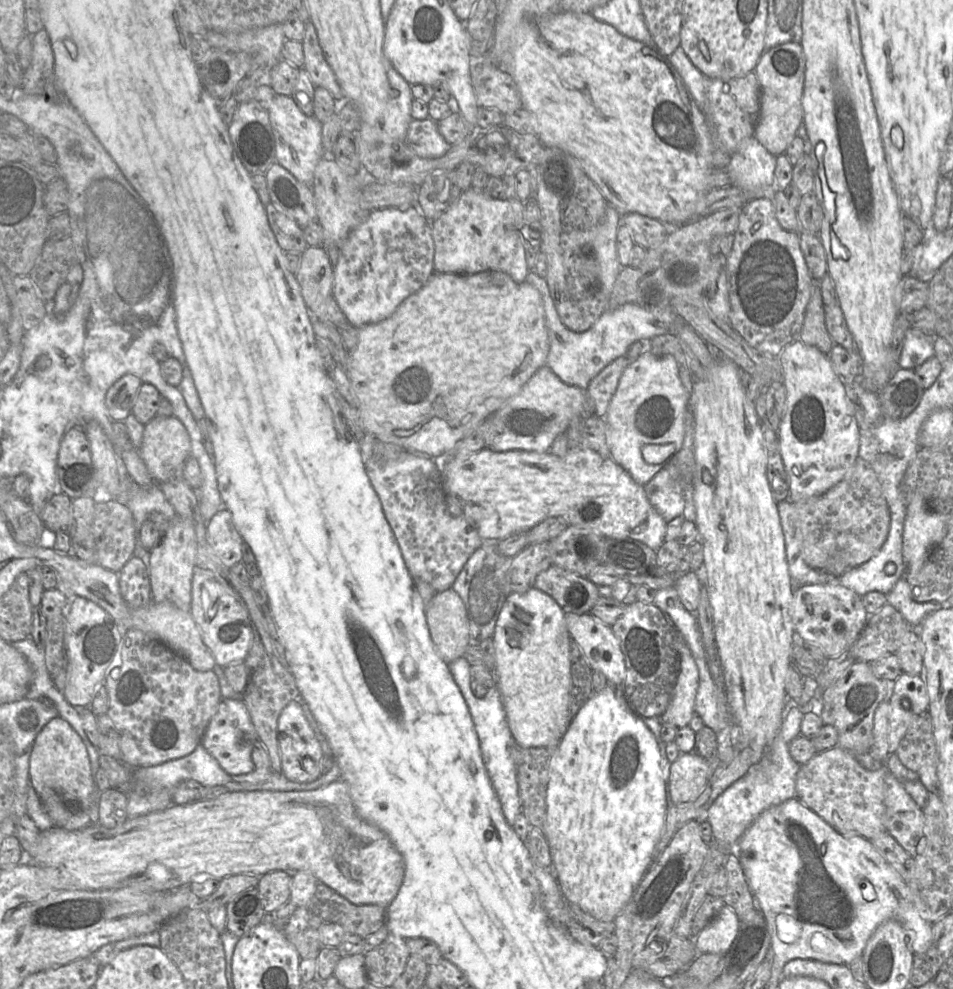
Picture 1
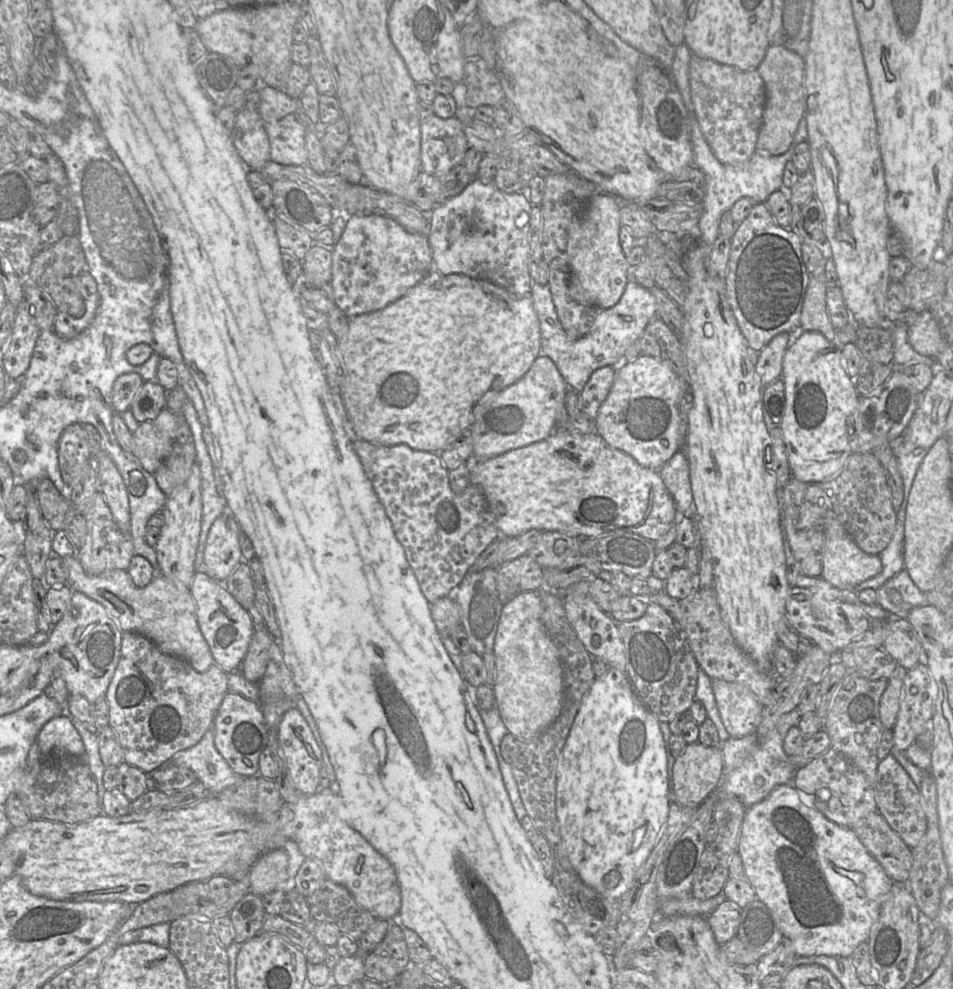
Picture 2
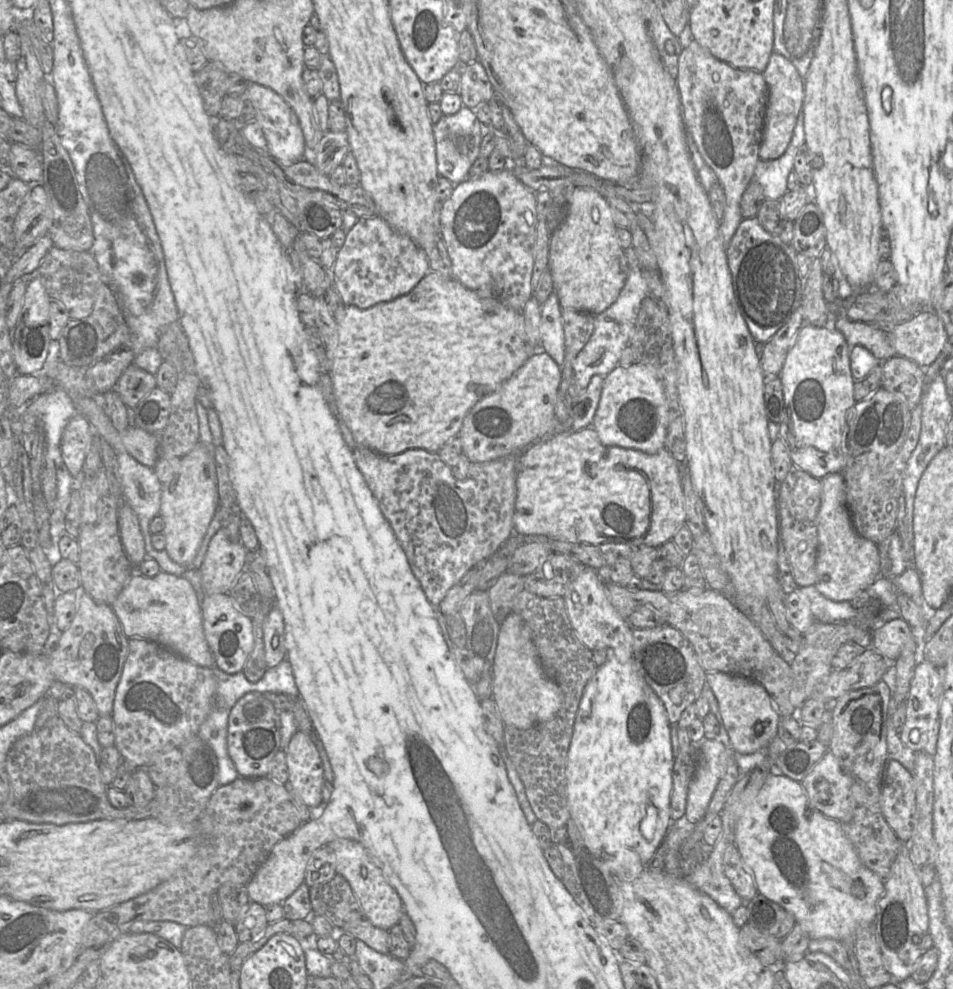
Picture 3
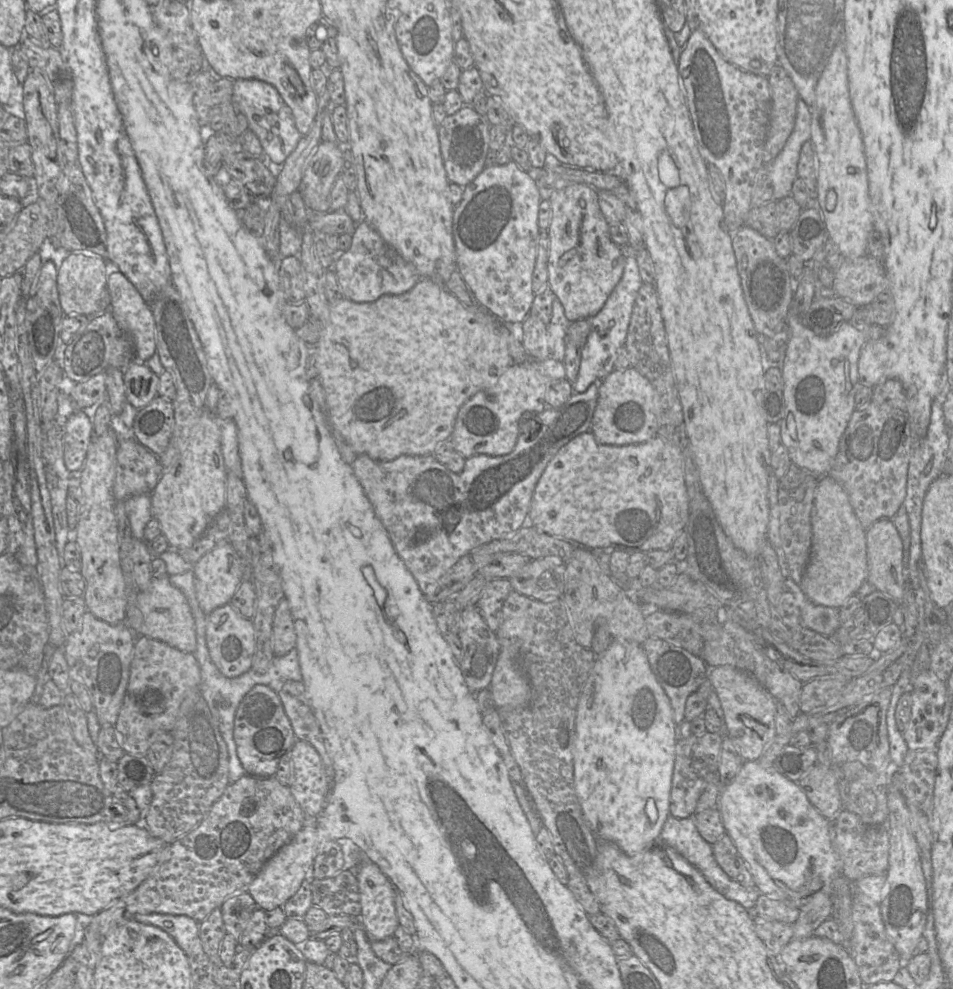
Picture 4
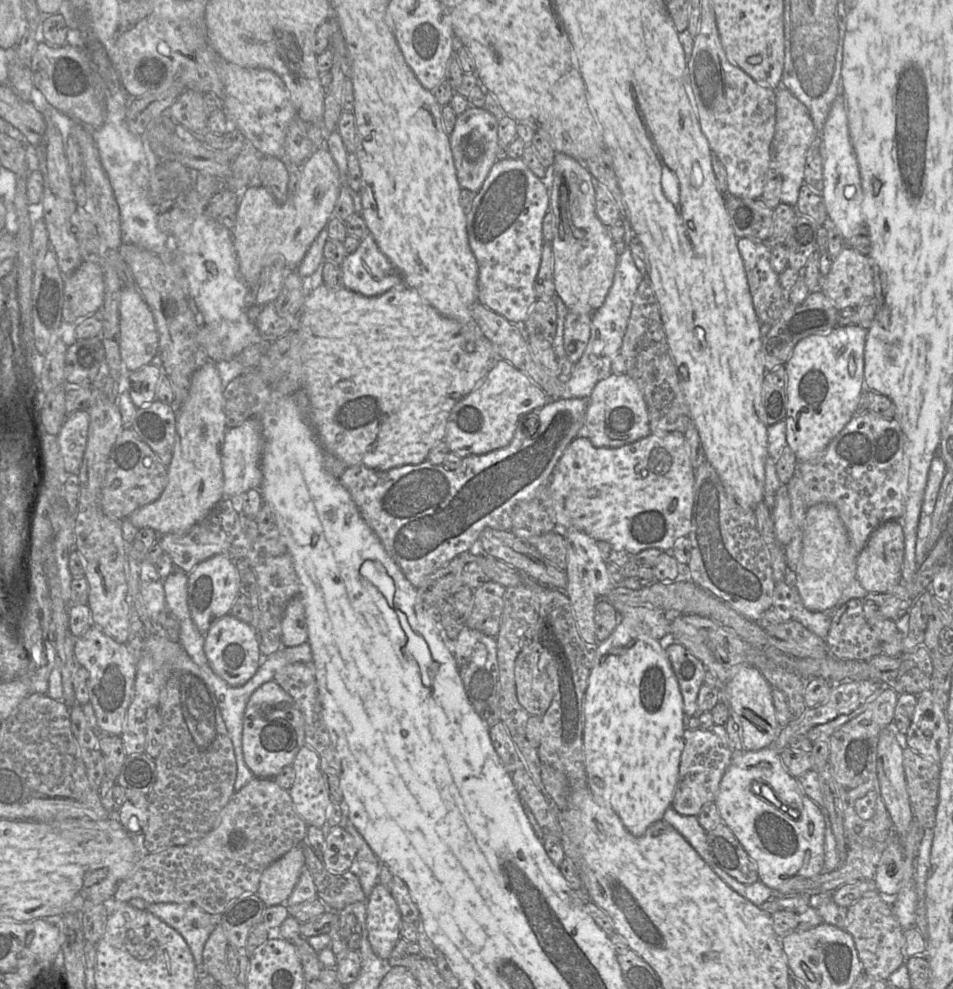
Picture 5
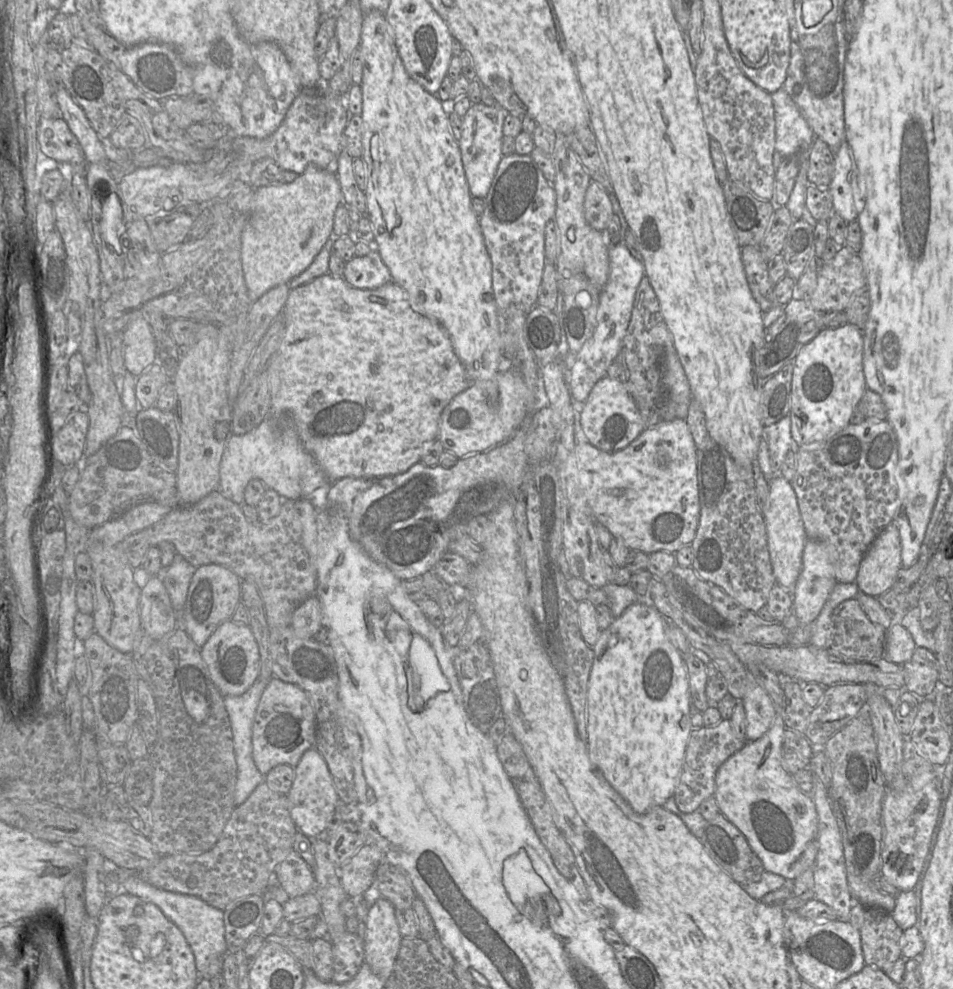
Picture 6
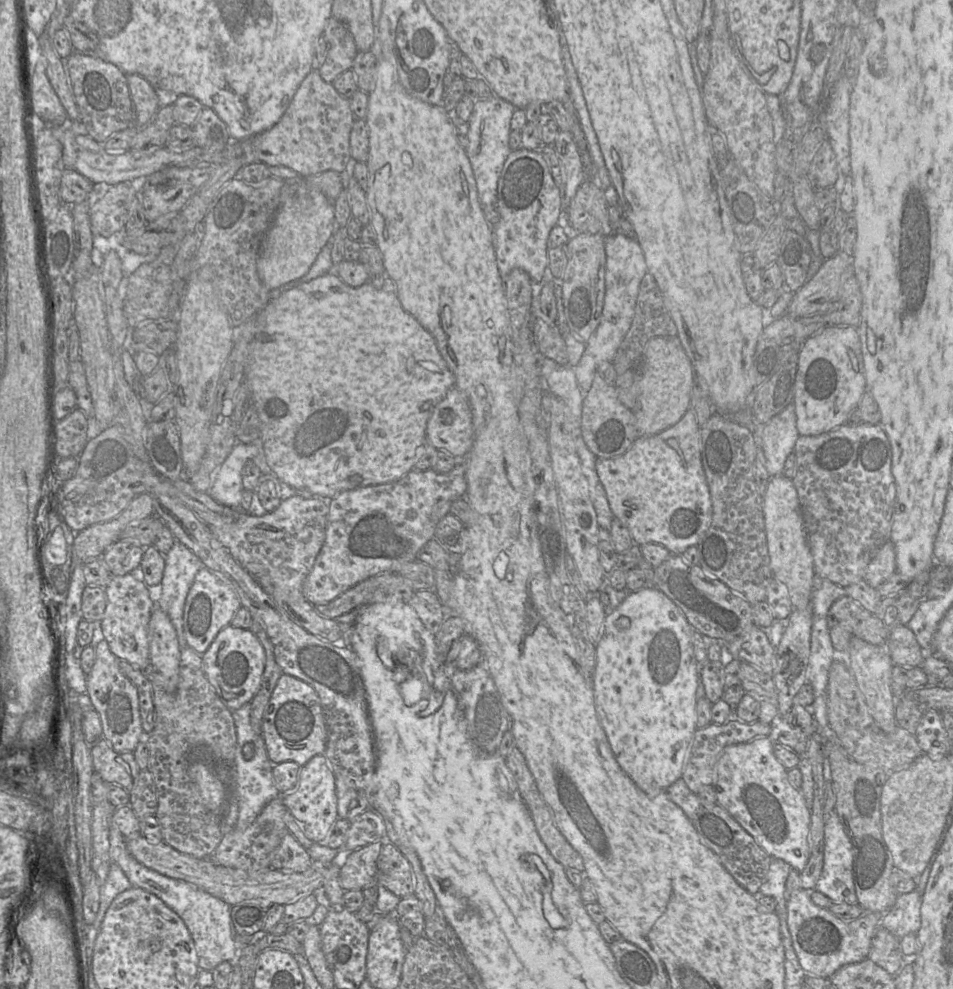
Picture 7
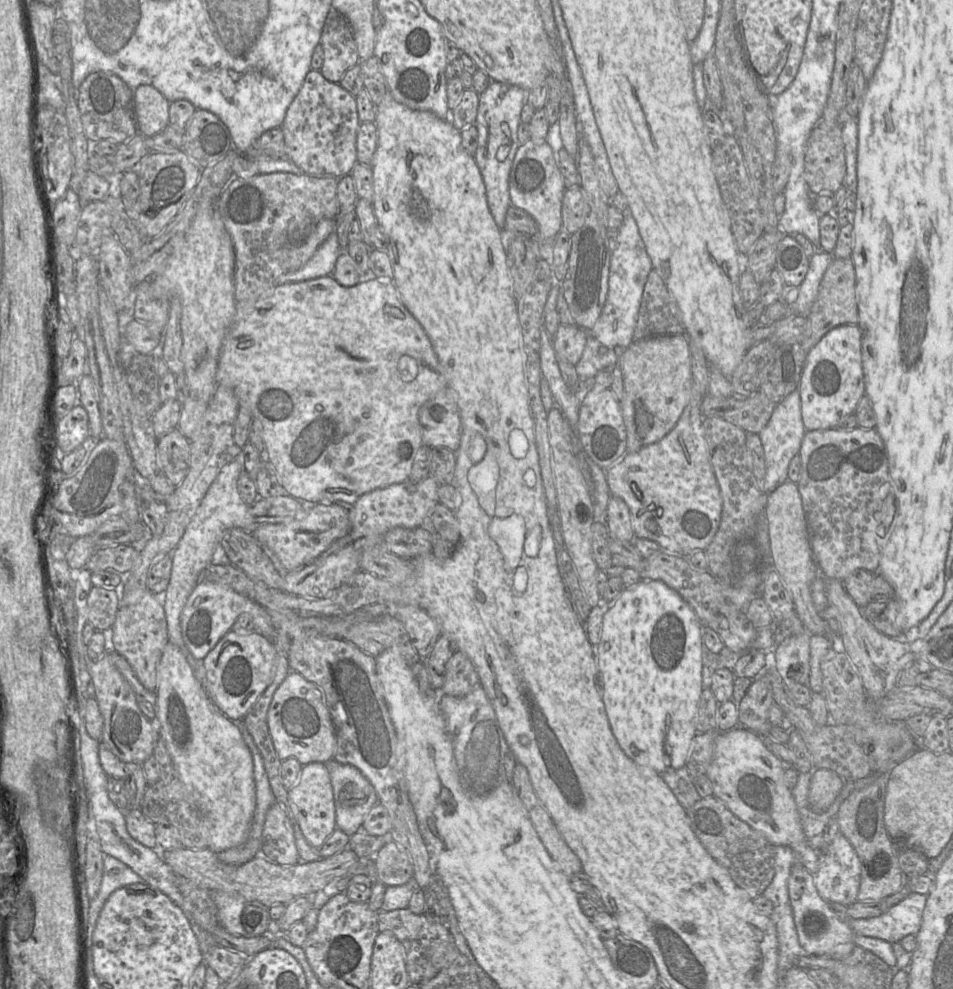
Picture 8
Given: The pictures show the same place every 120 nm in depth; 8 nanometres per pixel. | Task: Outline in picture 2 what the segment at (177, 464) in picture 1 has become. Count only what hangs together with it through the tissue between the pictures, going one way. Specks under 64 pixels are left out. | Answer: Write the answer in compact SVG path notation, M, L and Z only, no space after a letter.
M164 408L156 418L140 423L132 432L132 454L141 466L154 474L171 450L177 426L177 414Z

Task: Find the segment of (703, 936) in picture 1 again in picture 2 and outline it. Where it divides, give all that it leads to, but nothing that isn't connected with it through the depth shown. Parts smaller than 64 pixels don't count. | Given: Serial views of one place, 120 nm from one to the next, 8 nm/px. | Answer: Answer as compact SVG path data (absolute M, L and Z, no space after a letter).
M725 899L707 916L708 924L716 942L721 945L736 936L740 922L741 908Z

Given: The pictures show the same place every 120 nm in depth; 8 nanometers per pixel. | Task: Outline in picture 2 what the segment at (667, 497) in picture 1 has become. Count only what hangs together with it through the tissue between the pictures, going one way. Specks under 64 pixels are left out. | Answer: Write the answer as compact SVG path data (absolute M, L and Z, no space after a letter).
M684 450L676 452L658 472L674 500L677 515L683 515L694 504L689 462Z

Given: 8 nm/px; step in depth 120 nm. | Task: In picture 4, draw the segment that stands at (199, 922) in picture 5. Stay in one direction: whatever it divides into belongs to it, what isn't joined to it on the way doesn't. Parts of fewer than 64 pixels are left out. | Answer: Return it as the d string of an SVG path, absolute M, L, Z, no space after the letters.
M136 914L133 919L143 924L153 925L168 933L187 957L193 941L199 938L200 923L186 915Z

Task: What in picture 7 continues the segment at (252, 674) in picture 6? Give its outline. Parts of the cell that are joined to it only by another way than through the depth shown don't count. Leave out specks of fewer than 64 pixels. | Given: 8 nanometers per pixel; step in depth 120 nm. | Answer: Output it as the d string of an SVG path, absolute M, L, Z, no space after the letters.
M224 627L202 655L206 677L231 711L250 703L258 692L265 668L265 650L250 629Z

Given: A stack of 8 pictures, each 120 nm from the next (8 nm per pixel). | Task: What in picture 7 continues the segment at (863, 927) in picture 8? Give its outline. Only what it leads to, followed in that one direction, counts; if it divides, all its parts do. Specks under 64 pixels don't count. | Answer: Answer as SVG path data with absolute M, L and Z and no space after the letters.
M914 890L898 895L893 907L883 914L879 927L901 939L908 934L916 934L921 926L922 895Z

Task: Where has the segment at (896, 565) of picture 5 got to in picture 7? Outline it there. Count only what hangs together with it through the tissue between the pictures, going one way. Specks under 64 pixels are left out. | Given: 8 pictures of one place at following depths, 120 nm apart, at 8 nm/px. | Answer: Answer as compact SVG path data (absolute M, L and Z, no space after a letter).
M887 540L875 552L867 566L864 580L877 589L896 571L896 552L894 544Z

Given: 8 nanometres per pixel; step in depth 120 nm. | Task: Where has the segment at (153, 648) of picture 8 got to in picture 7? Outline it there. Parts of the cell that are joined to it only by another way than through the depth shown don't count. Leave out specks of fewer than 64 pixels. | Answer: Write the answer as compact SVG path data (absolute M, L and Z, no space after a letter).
M131 573L113 575L105 587L107 604L99 622L112 653L144 671L150 667L149 622L154 607L149 587Z

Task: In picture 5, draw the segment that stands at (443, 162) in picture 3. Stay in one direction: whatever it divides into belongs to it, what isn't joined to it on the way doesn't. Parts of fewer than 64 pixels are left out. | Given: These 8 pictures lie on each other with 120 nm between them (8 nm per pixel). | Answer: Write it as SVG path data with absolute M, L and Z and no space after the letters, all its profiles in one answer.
M469 106L457 116L455 127L449 135L449 142L461 188L477 193L497 161L499 118L489 113L484 107L473 106Z

